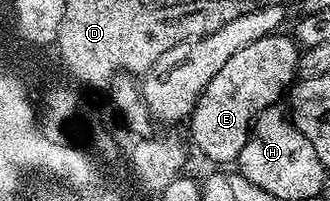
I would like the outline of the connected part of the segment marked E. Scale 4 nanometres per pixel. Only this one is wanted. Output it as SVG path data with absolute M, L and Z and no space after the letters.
M276 32L249 44L249 48L241 48L241 52L233 52L225 60L221 72L199 94L189 119L191 138L209 161L234 163L238 159L251 135L255 117L265 108L276 105L296 81L300 53L294 37L287 35L286 38L283 32Z

